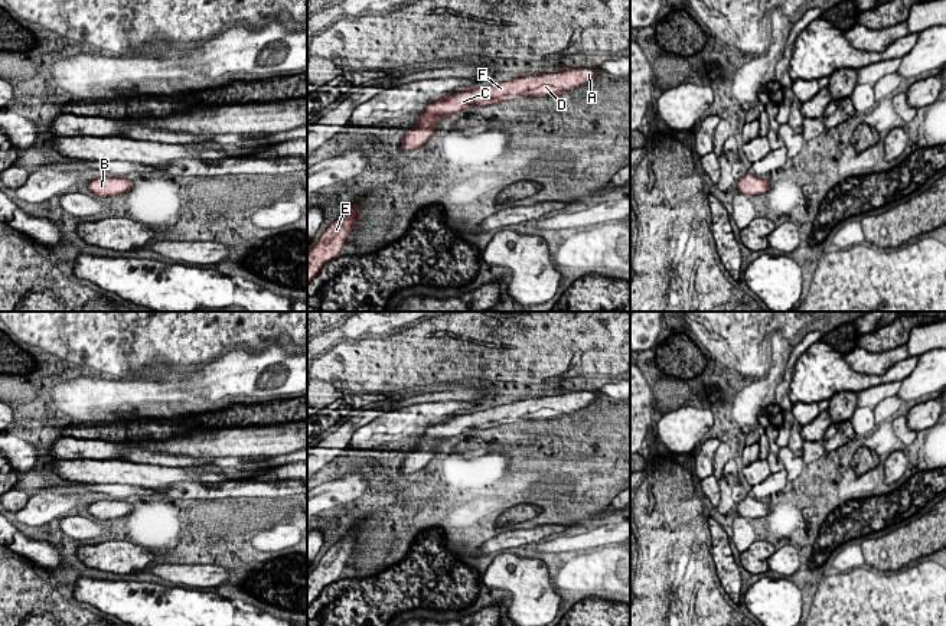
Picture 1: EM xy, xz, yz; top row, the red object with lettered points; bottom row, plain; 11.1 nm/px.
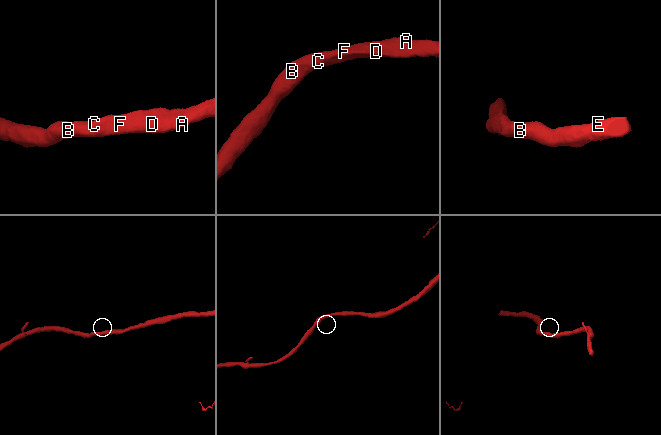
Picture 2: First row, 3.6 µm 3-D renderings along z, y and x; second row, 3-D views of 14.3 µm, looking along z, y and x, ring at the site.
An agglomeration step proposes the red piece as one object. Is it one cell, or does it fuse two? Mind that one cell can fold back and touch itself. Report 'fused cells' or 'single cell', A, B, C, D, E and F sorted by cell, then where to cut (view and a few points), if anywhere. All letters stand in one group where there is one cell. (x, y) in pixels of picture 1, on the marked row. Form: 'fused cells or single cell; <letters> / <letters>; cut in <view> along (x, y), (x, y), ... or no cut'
single cell; A B C D E F; no cut

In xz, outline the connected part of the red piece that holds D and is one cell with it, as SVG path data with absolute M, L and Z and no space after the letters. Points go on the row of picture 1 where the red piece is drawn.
M591 68L568 69L498 82L485 88L454 92L451 97L427 104L415 120L415 127L405 131L402 151L417 150L434 134L438 121L473 107L487 107L526 97L554 97L594 81L600 72Z

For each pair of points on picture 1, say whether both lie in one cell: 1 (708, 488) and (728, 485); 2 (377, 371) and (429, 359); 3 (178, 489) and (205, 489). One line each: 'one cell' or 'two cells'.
1: two cells
2: one cell
3: one cell

